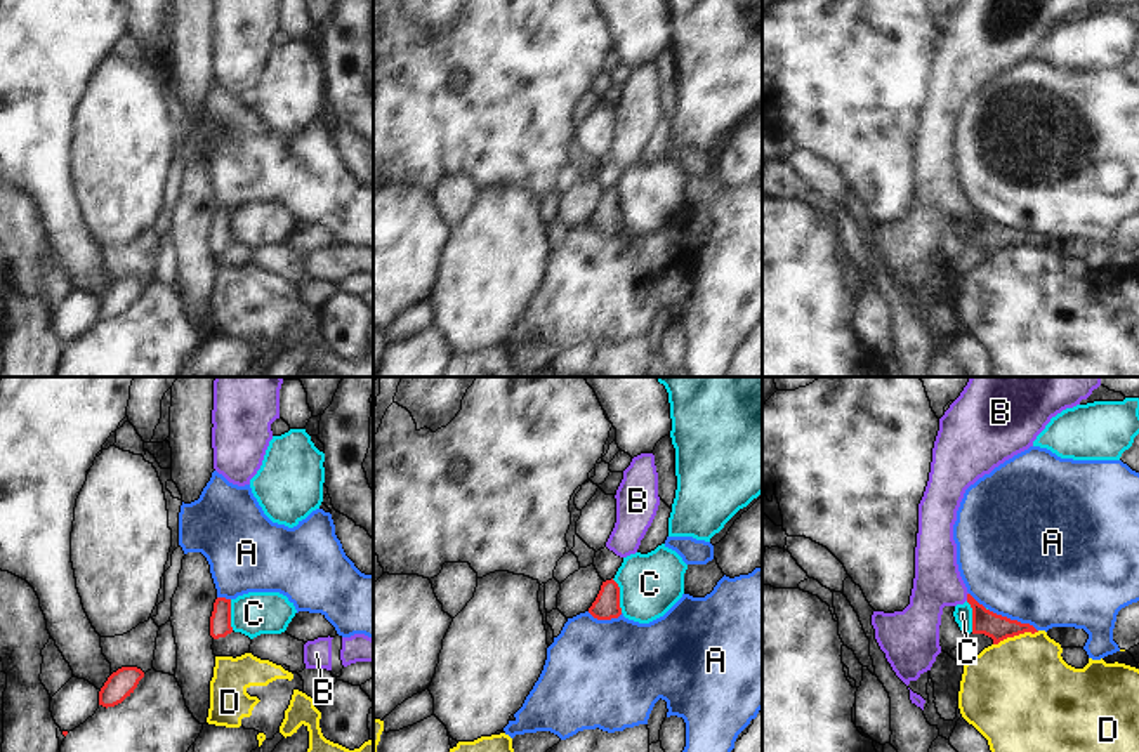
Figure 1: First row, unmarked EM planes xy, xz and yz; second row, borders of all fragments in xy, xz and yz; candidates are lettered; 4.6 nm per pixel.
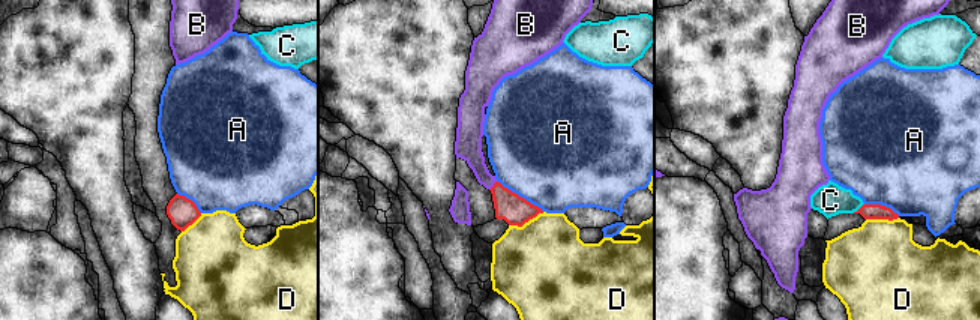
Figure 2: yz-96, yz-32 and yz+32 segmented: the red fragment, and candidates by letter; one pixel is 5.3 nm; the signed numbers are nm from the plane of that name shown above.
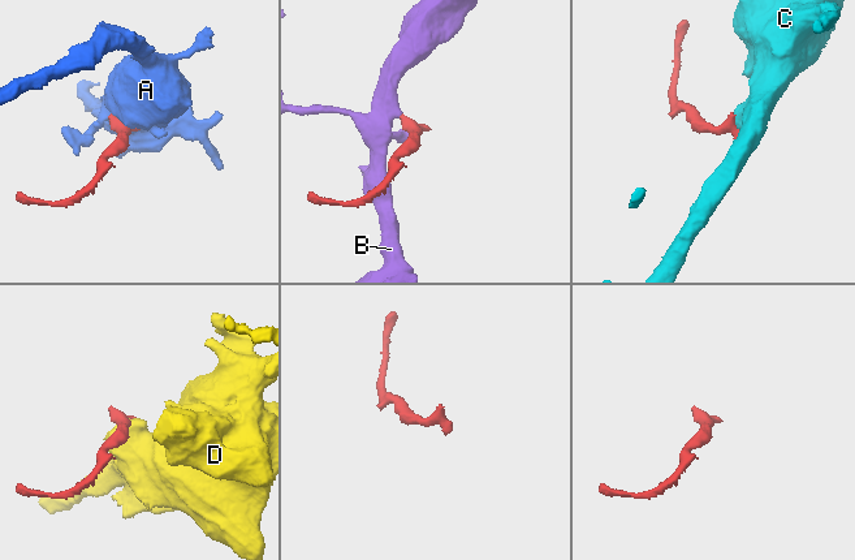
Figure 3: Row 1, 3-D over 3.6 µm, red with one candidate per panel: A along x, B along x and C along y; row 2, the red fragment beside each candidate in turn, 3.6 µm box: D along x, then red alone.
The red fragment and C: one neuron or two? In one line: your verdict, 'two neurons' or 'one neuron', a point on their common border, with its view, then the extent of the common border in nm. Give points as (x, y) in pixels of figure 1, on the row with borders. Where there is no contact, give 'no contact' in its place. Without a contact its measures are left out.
two neurons; contact xz (618, 596); length 170 nm

